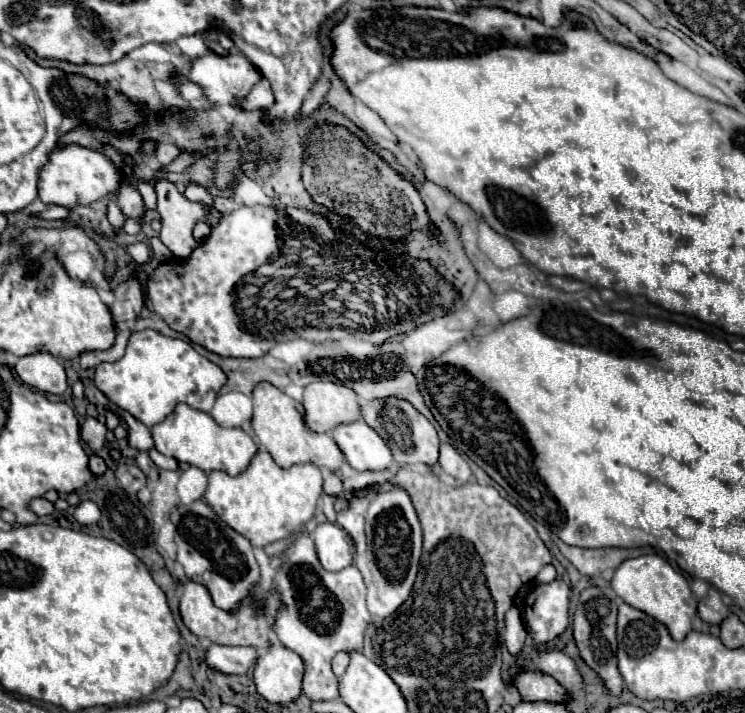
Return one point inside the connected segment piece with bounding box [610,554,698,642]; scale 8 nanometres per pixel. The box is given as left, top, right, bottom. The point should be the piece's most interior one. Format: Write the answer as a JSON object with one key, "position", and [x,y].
{"position":[649,583]}

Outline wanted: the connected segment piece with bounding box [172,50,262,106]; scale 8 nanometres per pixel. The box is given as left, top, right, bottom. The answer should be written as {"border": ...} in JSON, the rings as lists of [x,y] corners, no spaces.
{"border":[[[212,50],[200,58],[194,58],[192,60],[192,66],[188,70],[188,74],[174,74],[172,76],[172,82],[176,86],[182,86],[186,82],[192,82],[196,86],[202,88],[206,100],[212,104],[212,106],[238,106],[238,100],[246,98],[246,94],[260,82],[260,72],[256,70],[256,66],[246,58],[242,56],[240,52],[230,52],[228,56],[218,56],[214,54]]]}

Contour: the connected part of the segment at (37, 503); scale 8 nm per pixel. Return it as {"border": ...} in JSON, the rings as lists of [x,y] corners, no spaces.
{"border":[[[34,498],[30,502],[30,510],[34,510],[37,516],[48,516],[54,512],[54,505],[51,502],[46,502],[44,498]]]}

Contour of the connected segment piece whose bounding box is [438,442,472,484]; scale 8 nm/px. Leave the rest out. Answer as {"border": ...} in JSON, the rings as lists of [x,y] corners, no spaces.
{"border":[[[444,442],[440,444],[440,460],[438,460],[438,464],[442,466],[442,470],[446,474],[452,474],[456,484],[468,484],[472,480],[470,466],[466,464],[466,460],[450,444],[444,444]]]}

